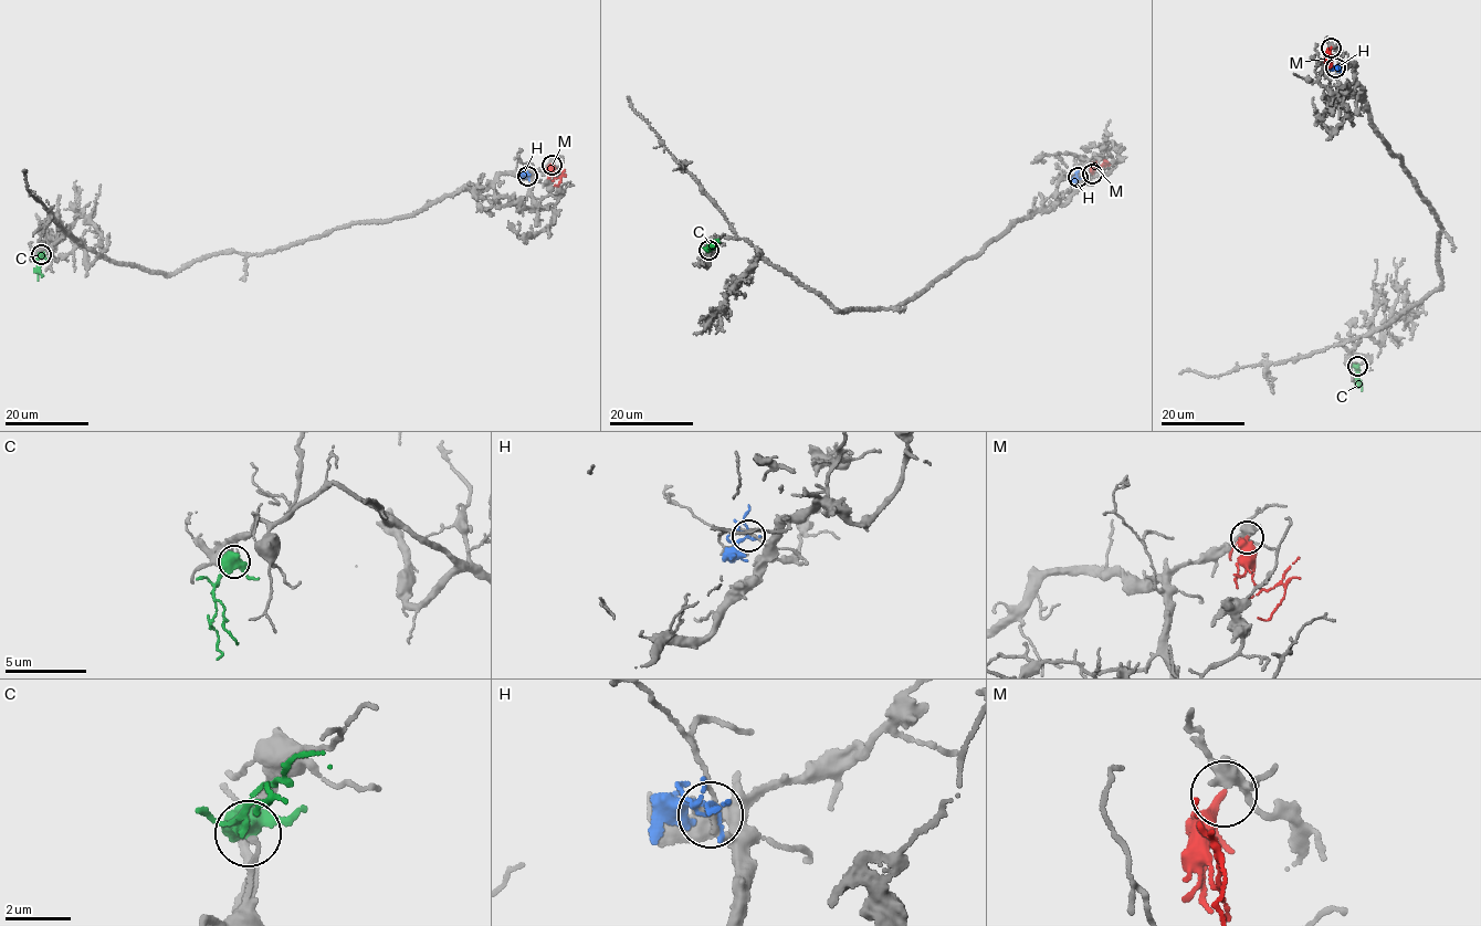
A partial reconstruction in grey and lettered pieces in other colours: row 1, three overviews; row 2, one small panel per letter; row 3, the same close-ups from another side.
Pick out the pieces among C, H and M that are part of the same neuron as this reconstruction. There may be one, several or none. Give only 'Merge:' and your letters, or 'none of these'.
Merge: none of these

